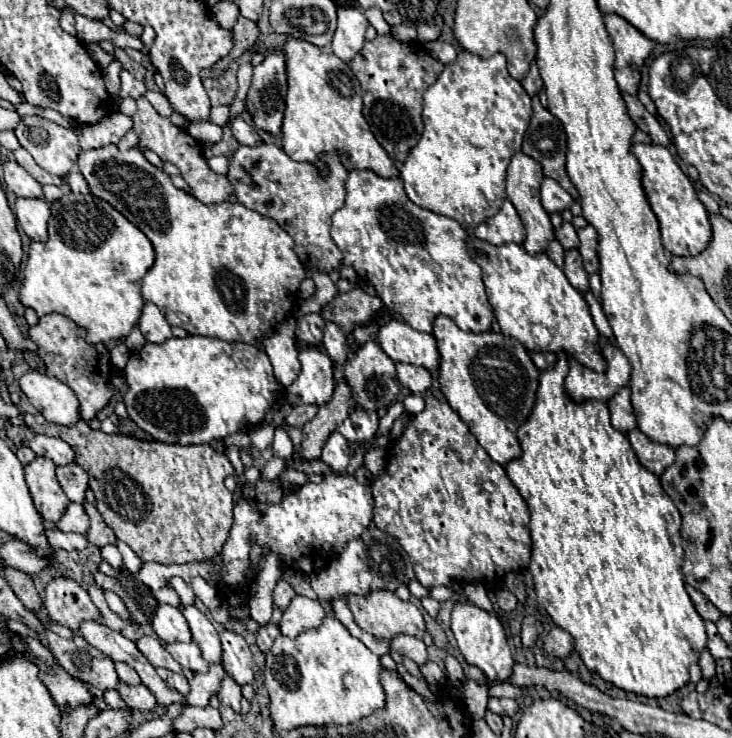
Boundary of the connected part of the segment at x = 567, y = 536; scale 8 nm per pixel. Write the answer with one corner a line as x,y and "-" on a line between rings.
560,351
556,367
542,371
534,411
528,417
528,421
518,429
522,457
514,459
506,465
506,473
510,477
510,481
514,483
514,487
520,491
520,495
524,497
524,501
530,509
530,517
532,517
530,533
532,533
534,547
532,547
532,557
530,557
528,569
534,577
536,599
538,599
538,605
552,617
552,621
560,629
564,629
566,633
572,635
574,649
590,671
598,673
602,679
606,679
608,683
612,683
624,691
632,691
632,693
644,695
644,697
666,697
688,683
688,667
690,667
690,663
698,663
700,653
706,649
706,641
708,641
704,621
696,613
694,603
690,601
690,597
684,589
684,579
682,579
682,571
680,571
682,561
684,561
684,549
680,543
680,513
678,513
676,505
672,503
672,499
668,495
664,495
664,489
660,487
658,477
652,475
650,471
646,471
638,463
626,435
612,427
606,403
602,403
602,401
574,403
572,399
566,397
566,393
564,393
566,373
568,373
568,353

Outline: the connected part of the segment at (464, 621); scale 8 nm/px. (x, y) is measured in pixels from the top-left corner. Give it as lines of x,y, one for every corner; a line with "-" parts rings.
470,601
458,603
452,611
452,631
454,631
454,637
456,637
458,649
460,649
460,653
466,659
468,665
476,665
478,669
482,669
484,675
494,683
506,683
510,679
514,659
510,655
510,649
508,649
508,643
506,643
504,627
494,615
488,615
486,611
478,609

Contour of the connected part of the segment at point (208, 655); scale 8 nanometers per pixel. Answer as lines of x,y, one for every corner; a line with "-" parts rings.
194,605
184,607
184,617
192,629
194,641
202,649
202,657
208,663
222,663
222,647
216,627

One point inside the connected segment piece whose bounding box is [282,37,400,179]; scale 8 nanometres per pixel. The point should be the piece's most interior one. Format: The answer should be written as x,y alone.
323,113

